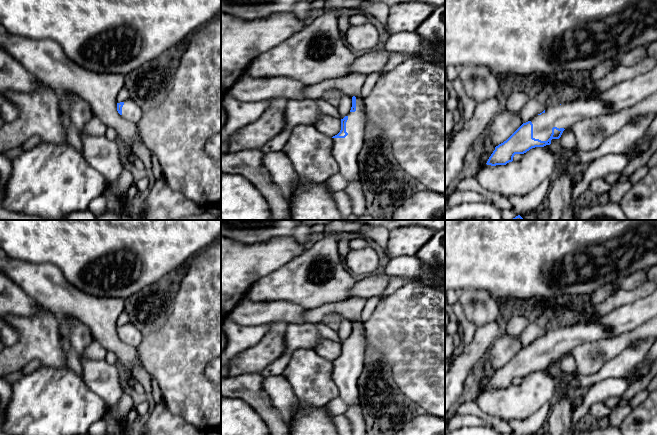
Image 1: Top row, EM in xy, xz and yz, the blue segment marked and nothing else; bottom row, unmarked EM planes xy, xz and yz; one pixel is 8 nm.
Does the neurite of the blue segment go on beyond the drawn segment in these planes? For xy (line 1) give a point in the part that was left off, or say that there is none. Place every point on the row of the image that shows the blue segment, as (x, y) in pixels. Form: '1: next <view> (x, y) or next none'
1: next xy (131, 111)

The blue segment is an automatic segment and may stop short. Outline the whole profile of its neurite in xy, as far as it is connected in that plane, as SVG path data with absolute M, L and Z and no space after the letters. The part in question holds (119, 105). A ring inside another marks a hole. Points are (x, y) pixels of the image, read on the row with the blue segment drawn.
M130 98L117 103L117 111L125 120L133 123L137 123L143 114L143 110Z

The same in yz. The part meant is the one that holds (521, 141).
M657 64L637 77L622 81L596 97L546 107L531 121L523 123L506 141L495 147L487 165L506 165L515 154L551 144L563 131L586 118L610 116L633 107L657 92Z

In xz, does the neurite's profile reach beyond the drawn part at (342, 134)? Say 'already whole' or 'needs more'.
needs more

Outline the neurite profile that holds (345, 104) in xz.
M342 92L339 105L337 106L341 119L343 119L345 116L349 114L351 107L352 107L352 97Z

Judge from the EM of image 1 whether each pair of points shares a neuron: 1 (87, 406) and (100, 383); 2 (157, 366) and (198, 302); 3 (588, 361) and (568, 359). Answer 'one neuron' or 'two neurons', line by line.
1: two neurons
2: one neuron
3: two neurons

